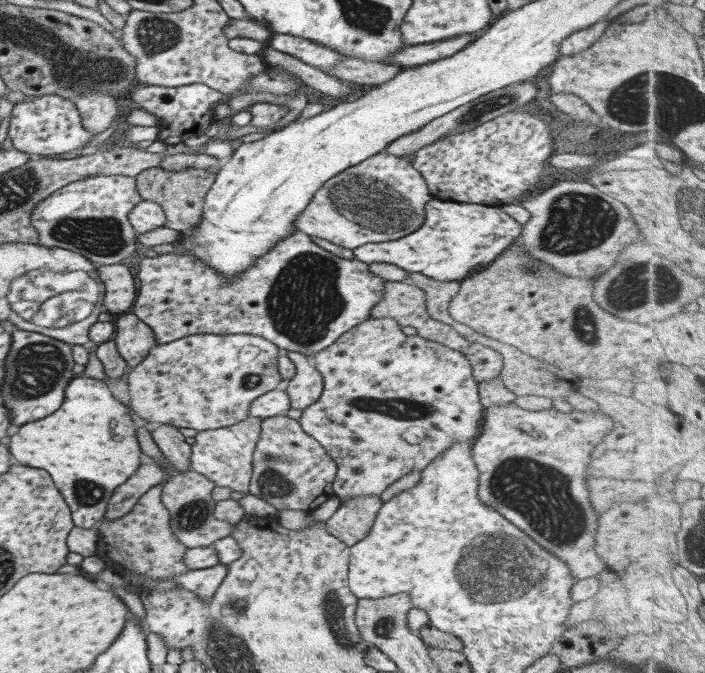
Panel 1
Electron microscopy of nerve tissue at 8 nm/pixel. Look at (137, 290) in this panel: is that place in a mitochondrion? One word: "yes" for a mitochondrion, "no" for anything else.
no

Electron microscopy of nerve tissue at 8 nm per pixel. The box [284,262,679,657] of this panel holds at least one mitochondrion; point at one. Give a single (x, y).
(494, 569)

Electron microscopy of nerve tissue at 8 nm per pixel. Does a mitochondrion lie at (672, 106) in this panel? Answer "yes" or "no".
yes

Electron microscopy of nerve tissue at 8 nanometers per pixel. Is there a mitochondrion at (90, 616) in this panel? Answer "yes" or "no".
no

